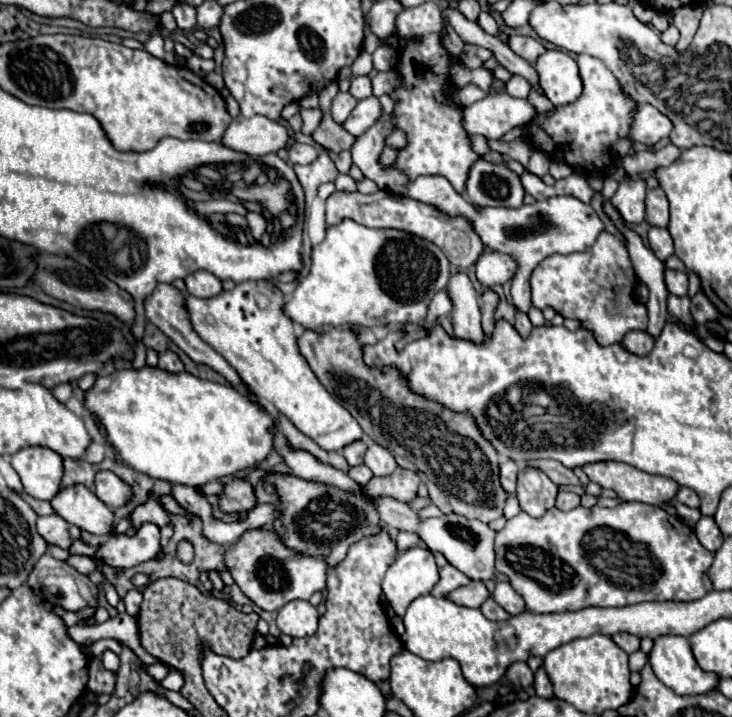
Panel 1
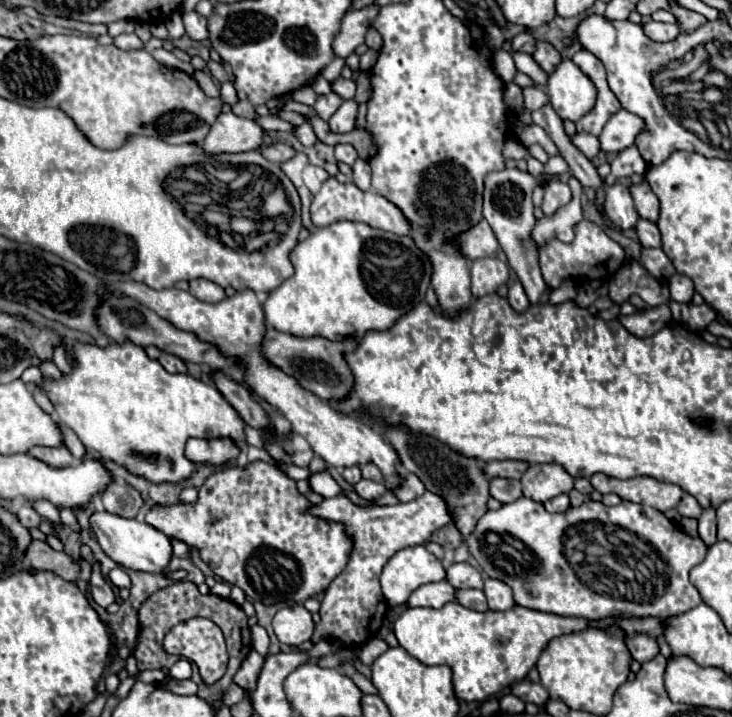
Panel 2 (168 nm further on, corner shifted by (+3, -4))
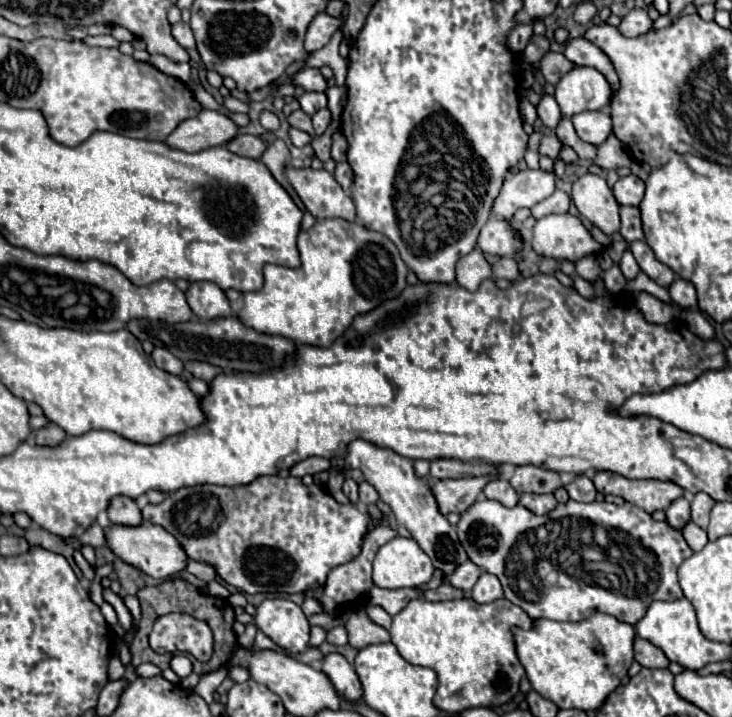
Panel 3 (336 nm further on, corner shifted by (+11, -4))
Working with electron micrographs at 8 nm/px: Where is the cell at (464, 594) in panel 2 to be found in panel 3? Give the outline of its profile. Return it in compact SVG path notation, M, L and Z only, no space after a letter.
M441 583L437 589L425 591L427 601L451 601L451 599L465 599L465 593L449 583Z

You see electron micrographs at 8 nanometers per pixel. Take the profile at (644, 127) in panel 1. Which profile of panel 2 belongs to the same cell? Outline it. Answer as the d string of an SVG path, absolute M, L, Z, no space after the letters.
M621 109L613 117L609 117L597 139L601 143L601 151L619 153L625 147L633 147L635 137L641 131L643 131L643 121L637 115Z

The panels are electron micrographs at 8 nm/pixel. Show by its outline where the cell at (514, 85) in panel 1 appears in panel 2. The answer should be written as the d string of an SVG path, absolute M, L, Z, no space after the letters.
M529 87L529 89L523 89L523 95L525 95L525 109L527 111L535 111L535 109L541 109L549 103L549 95L539 89L539 87Z

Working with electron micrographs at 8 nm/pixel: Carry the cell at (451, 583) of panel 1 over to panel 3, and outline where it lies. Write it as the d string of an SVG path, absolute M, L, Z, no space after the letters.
M465 561L449 575L449 583L453 587L463 589L465 593L469 593L473 589L475 581L479 579L479 575L481 575L481 569L477 569L477 565L473 565L471 561Z

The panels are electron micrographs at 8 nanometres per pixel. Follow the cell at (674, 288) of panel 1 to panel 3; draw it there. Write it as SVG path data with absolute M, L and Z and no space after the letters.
M675 279L669 287L669 295L673 299L673 303L677 303L679 307L695 307L697 305L697 295L695 295L695 287L693 283L685 281L685 279Z

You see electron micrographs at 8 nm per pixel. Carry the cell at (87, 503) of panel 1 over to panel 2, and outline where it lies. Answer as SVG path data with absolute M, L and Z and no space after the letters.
M95 513L91 517L91 527L97 535L97 541L107 557L111 557L117 565L125 569L139 569L149 573L165 573L171 557L173 557L173 545L167 535L157 531L155 527L147 525L139 519L123 519L113 513Z

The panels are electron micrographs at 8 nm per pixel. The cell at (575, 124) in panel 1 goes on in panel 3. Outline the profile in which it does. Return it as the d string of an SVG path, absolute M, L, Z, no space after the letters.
M583 37L579 39L569 39L567 47L565 47L565 57L579 65L579 67L593 67L599 73L605 75L607 83L611 85L613 95L619 91L619 79L617 73L613 71L613 65L609 65L609 59L605 57L605 53L601 53L601 49L597 49L593 43L585 41Z

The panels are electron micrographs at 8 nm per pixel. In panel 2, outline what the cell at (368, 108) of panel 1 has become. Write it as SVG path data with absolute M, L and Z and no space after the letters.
M343 101L337 113L327 121L333 133L347 133L355 129L355 115L357 115L357 103L355 101Z

